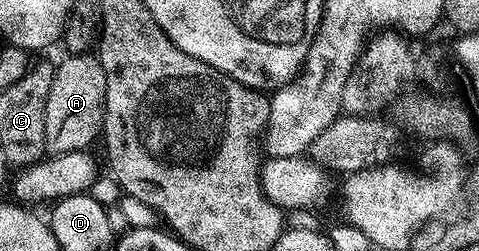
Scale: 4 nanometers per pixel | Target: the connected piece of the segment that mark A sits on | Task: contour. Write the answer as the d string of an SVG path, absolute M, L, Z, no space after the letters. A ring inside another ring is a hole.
M68 55L64 57L64 61L55 66L53 83L49 86L49 94L46 96L45 104L45 138L46 138L46 148L50 155L57 154L68 154L69 151L84 150L90 147L90 143L95 139L98 139L100 132L102 131L103 125L103 106L104 106L104 96L105 96L105 72L101 68L99 61L96 57L90 55Z

